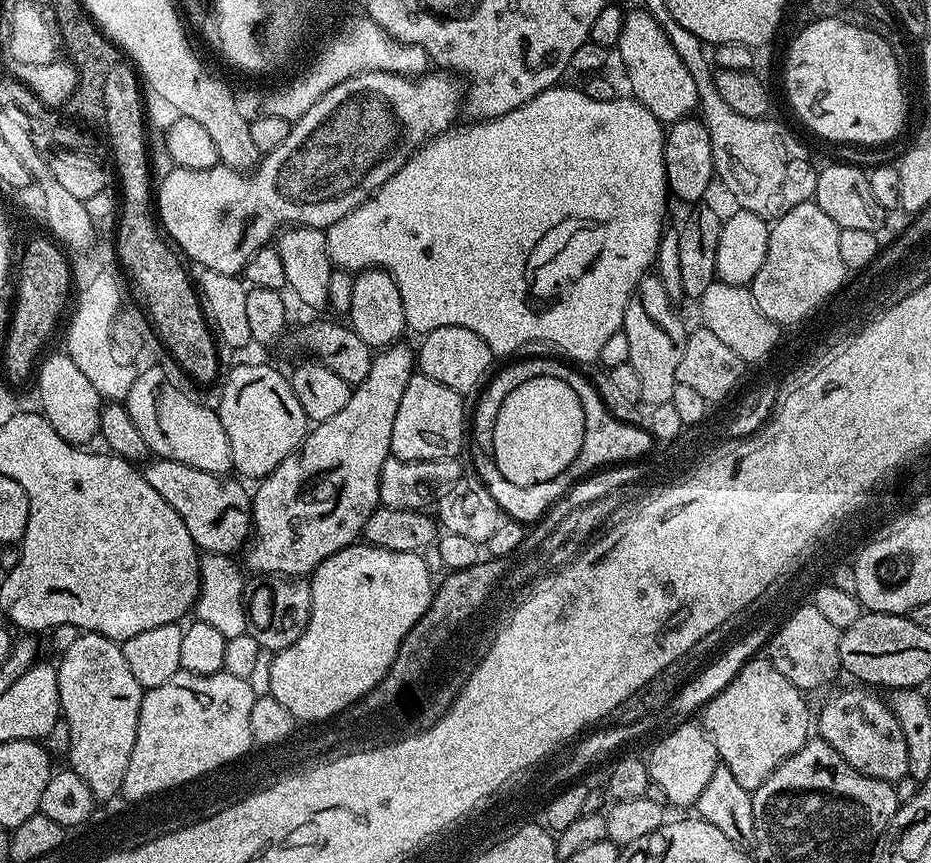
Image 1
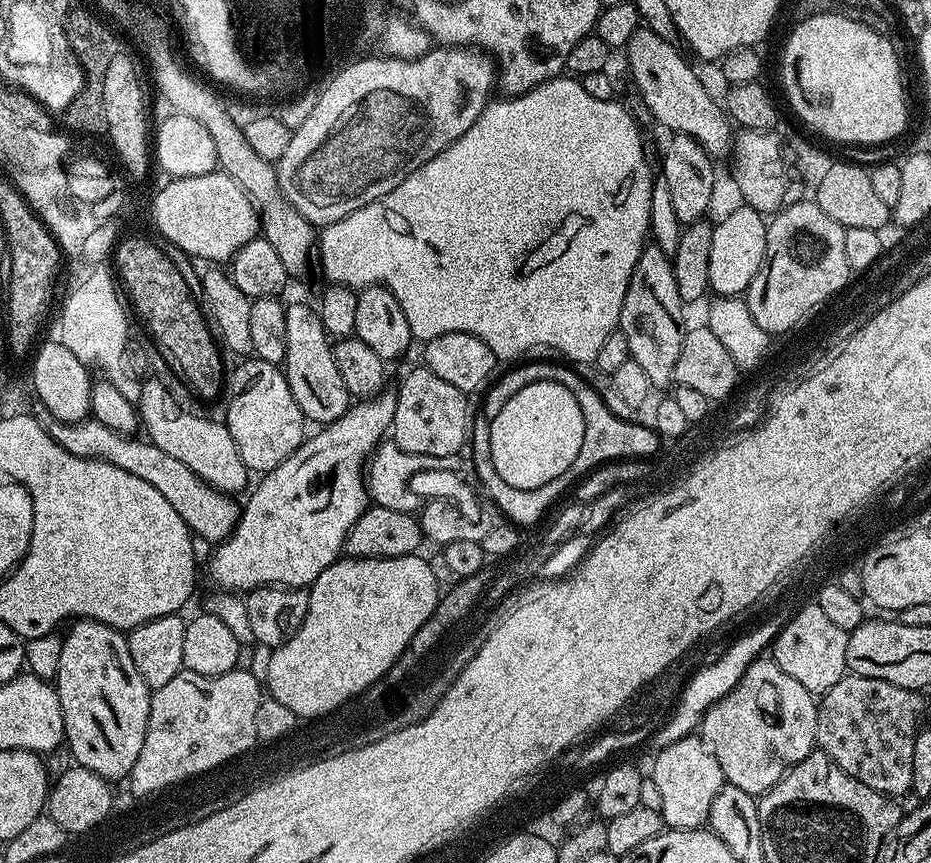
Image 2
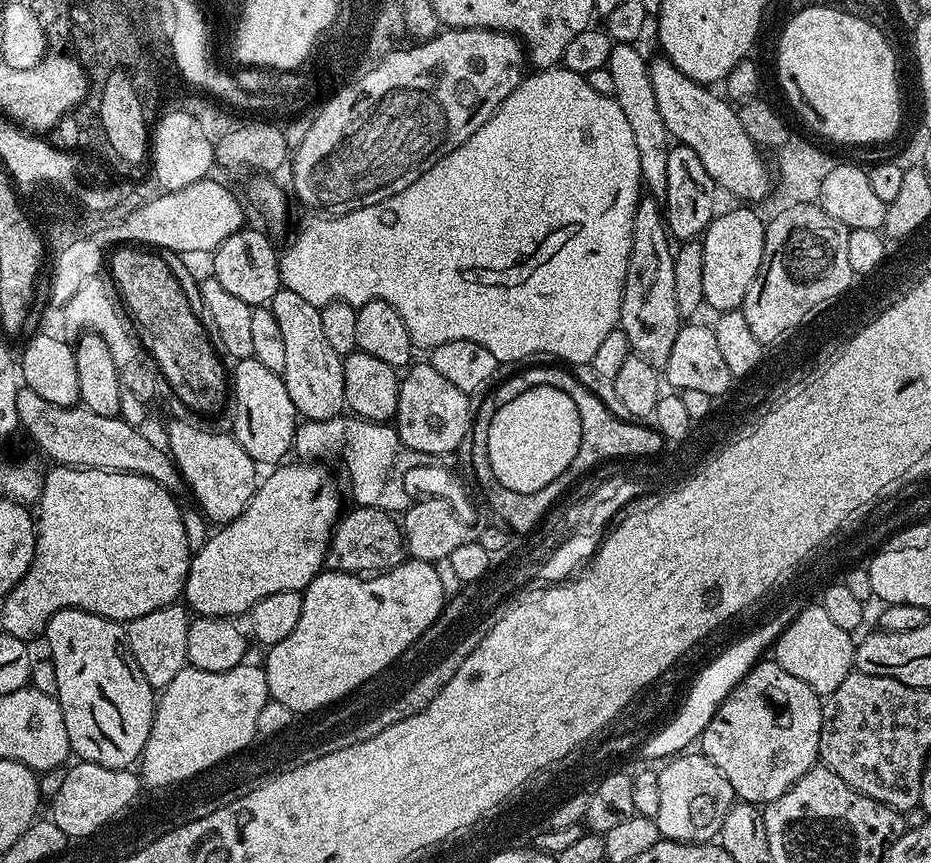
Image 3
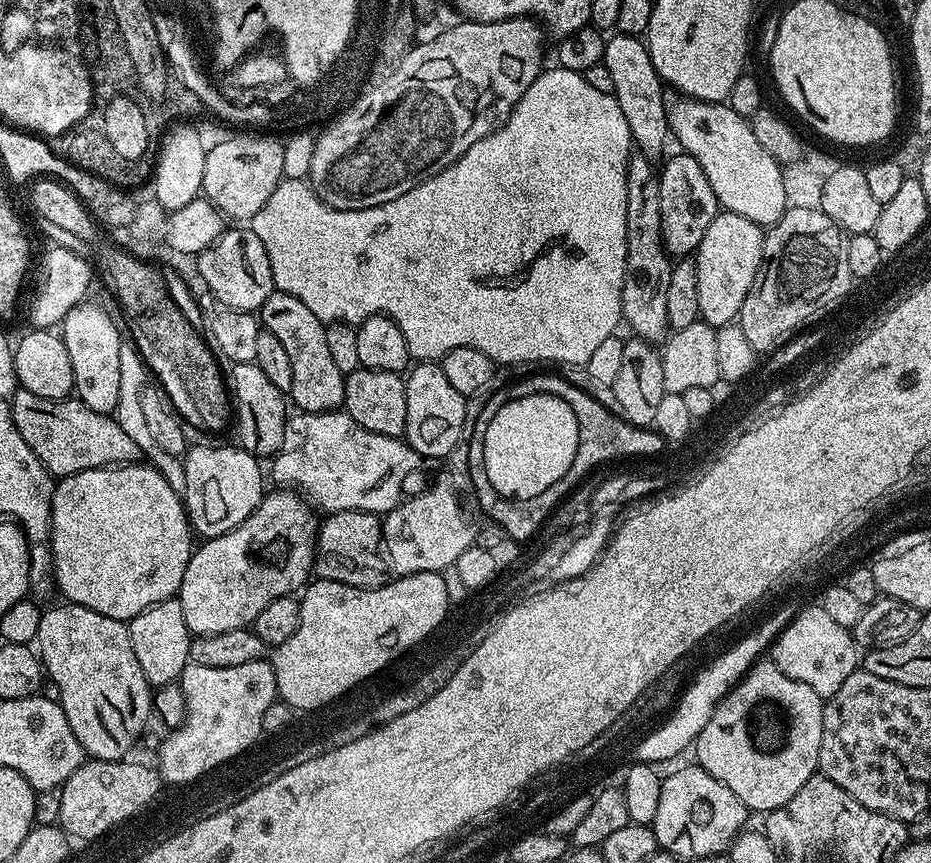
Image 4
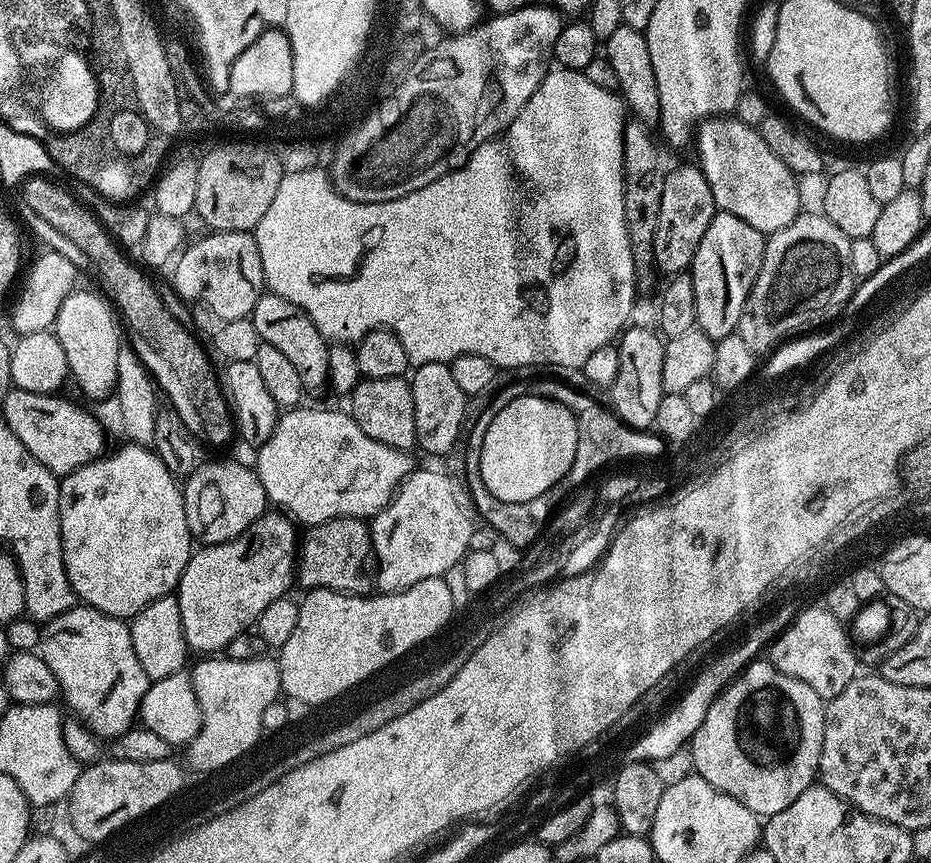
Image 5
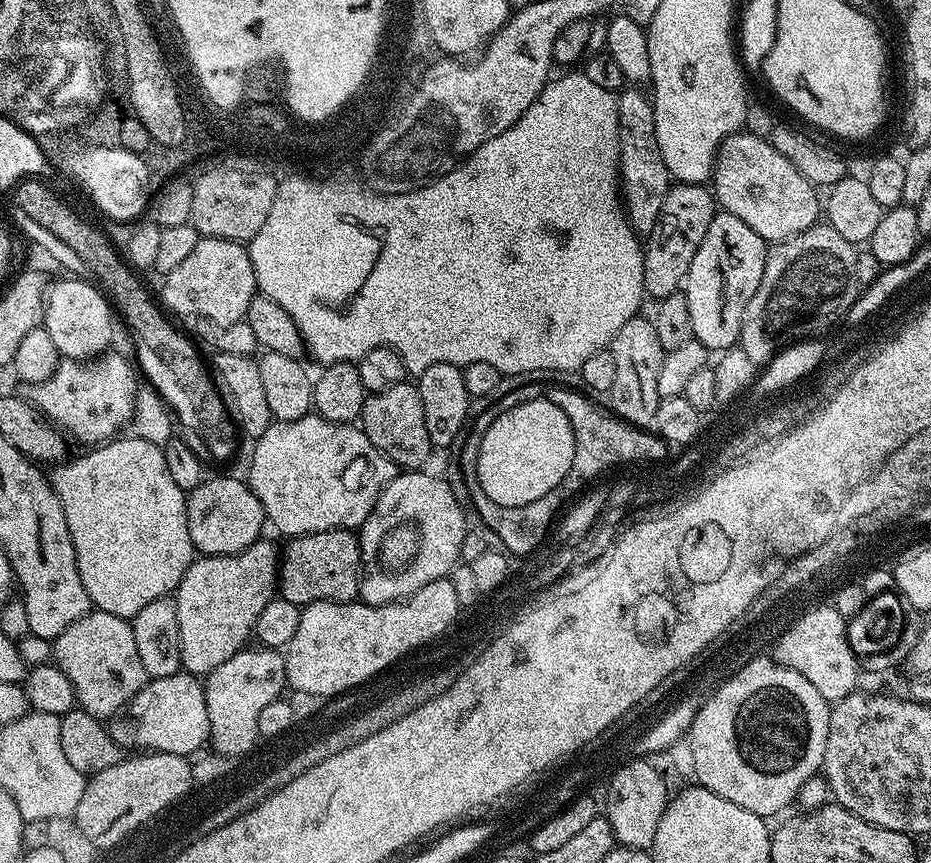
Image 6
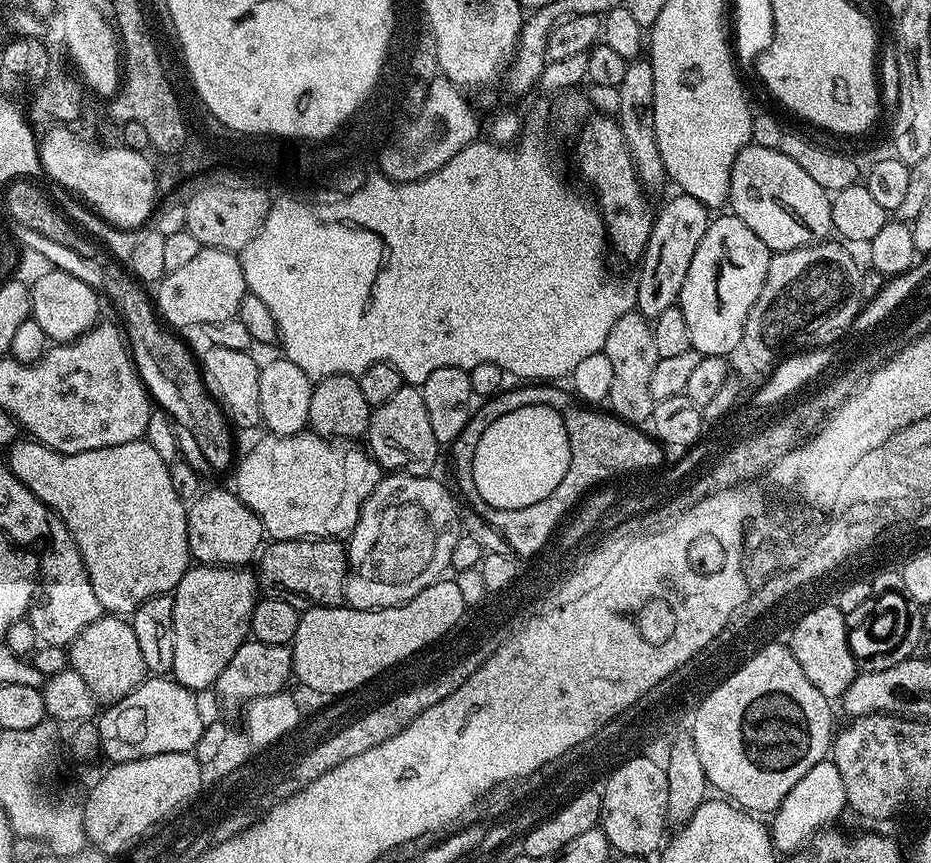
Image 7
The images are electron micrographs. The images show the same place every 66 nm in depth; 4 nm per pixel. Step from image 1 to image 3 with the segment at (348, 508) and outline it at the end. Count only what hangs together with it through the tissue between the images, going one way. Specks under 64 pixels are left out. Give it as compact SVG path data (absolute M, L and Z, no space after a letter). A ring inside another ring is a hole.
M320 462L281 463L273 467L268 477L256 485L256 493L250 498L246 510L229 524L217 527L209 535L202 549L194 553L188 566L184 583L183 599L197 617L214 616L238 618L251 613L262 598L283 592L303 593L313 578L325 567L328 559L328 544L332 531L342 515L340 488L336 480L328 476Z

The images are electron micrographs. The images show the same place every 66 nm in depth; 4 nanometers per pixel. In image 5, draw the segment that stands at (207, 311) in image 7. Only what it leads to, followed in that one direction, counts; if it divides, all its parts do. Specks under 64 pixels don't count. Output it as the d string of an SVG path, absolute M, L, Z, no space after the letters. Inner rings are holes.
M212 232L201 240L187 245L175 257L176 269L172 272L172 288L184 300L201 300L216 315L217 321L242 320L251 317L258 298L266 291L262 258L258 258L258 246L252 232Z

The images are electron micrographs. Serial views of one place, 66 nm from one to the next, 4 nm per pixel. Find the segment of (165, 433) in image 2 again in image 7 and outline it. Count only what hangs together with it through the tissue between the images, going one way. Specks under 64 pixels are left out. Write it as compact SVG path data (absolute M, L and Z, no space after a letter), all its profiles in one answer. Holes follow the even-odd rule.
M212 488L207 492L208 489L187 505L189 557L200 566L234 568L251 565L266 540L262 522L240 501L235 491Z

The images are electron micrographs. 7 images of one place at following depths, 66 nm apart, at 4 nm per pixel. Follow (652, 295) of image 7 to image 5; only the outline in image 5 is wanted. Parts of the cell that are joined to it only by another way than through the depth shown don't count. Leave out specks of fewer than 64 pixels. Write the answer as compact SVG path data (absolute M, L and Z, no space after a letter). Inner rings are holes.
M695 163L684 164L673 172L671 169L662 186L662 210L658 210L658 226L654 230L652 247L653 265L661 273L688 272L698 250L698 242L702 242L702 234L706 234L706 226L710 226L717 211L714 194L710 194L710 182L706 182Z

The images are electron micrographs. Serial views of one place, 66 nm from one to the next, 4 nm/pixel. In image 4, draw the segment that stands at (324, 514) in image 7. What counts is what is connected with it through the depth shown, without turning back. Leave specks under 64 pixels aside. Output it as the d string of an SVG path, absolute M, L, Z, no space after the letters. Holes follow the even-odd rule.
M343 410L297 411L289 415L282 446L270 464L270 476L280 483L277 485L299 492L321 513L362 510L387 514L402 503L404 483L426 460L401 437L374 434L358 426Z

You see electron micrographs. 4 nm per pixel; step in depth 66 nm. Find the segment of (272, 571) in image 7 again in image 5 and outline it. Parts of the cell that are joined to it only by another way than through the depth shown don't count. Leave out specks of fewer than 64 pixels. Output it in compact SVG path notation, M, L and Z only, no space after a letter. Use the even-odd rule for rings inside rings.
M343 516L342 518L334 518L333 520L327 520L321 524L313 524L307 529L308 532L303 533L302 539L298 544L298 563L294 569L295 579L298 581L298 584L301 584L301 589L307 590L310 588L329 588L335 592L351 592L353 594L360 594L365 591L364 588L364 563L369 563L370 557L372 556L372 530L367 519L358 517L358 516Z

